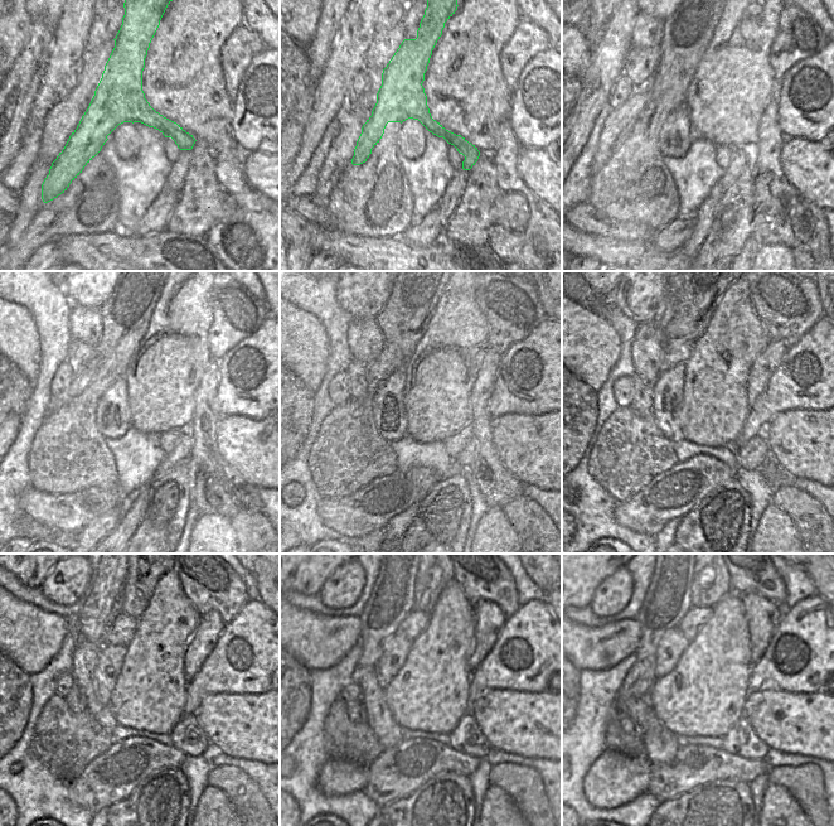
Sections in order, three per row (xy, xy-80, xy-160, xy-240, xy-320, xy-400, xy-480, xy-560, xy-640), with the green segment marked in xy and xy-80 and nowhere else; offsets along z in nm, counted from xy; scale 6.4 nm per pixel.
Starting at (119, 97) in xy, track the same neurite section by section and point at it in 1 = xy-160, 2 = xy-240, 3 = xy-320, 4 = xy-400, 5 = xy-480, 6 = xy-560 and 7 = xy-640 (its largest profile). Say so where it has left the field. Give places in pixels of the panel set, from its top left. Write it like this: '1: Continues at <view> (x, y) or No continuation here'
1: Continues at xy-160 (751, 150)
2: Continues at xy-240 (184, 445)
3: Continues at xy-320 (466, 457)
4: Continues at xy-400 (752, 455)
5: Continues at xy-480 (188, 737)
6: Continues at xy-560 (466, 738)
7: Continues at xy-640 (742, 740)

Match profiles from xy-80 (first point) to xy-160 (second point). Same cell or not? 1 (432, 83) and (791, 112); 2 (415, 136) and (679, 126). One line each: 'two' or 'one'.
1: two
2: one

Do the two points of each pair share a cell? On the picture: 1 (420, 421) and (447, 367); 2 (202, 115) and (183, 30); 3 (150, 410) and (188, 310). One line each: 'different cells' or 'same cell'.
1: same cell
2: same cell
3: same cell

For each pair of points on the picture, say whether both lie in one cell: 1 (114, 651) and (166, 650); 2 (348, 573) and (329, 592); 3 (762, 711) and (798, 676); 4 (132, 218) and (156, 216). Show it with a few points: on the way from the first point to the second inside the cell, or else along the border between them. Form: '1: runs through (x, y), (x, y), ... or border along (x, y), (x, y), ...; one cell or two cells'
1: border along (127, 647), (116, 679); two cells
2: runs through (344, 578), (334, 588); one cell
3: border along (754, 690), (780, 687), (786, 691), (813, 692); two cells
4: border along (159, 193), (145, 212), (134, 235); two cells

